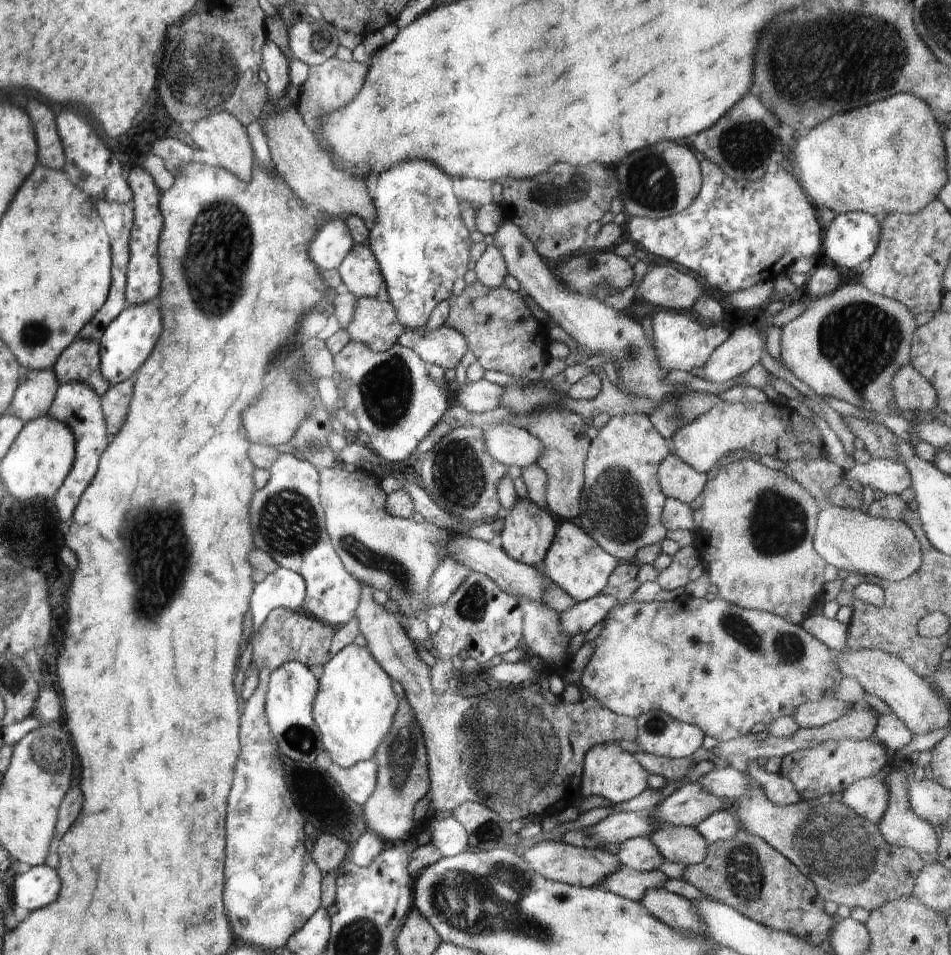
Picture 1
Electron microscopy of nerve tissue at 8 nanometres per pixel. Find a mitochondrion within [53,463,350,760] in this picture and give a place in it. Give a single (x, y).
(152, 534)

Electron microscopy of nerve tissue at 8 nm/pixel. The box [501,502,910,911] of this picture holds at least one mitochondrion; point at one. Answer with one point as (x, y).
(834, 846)

